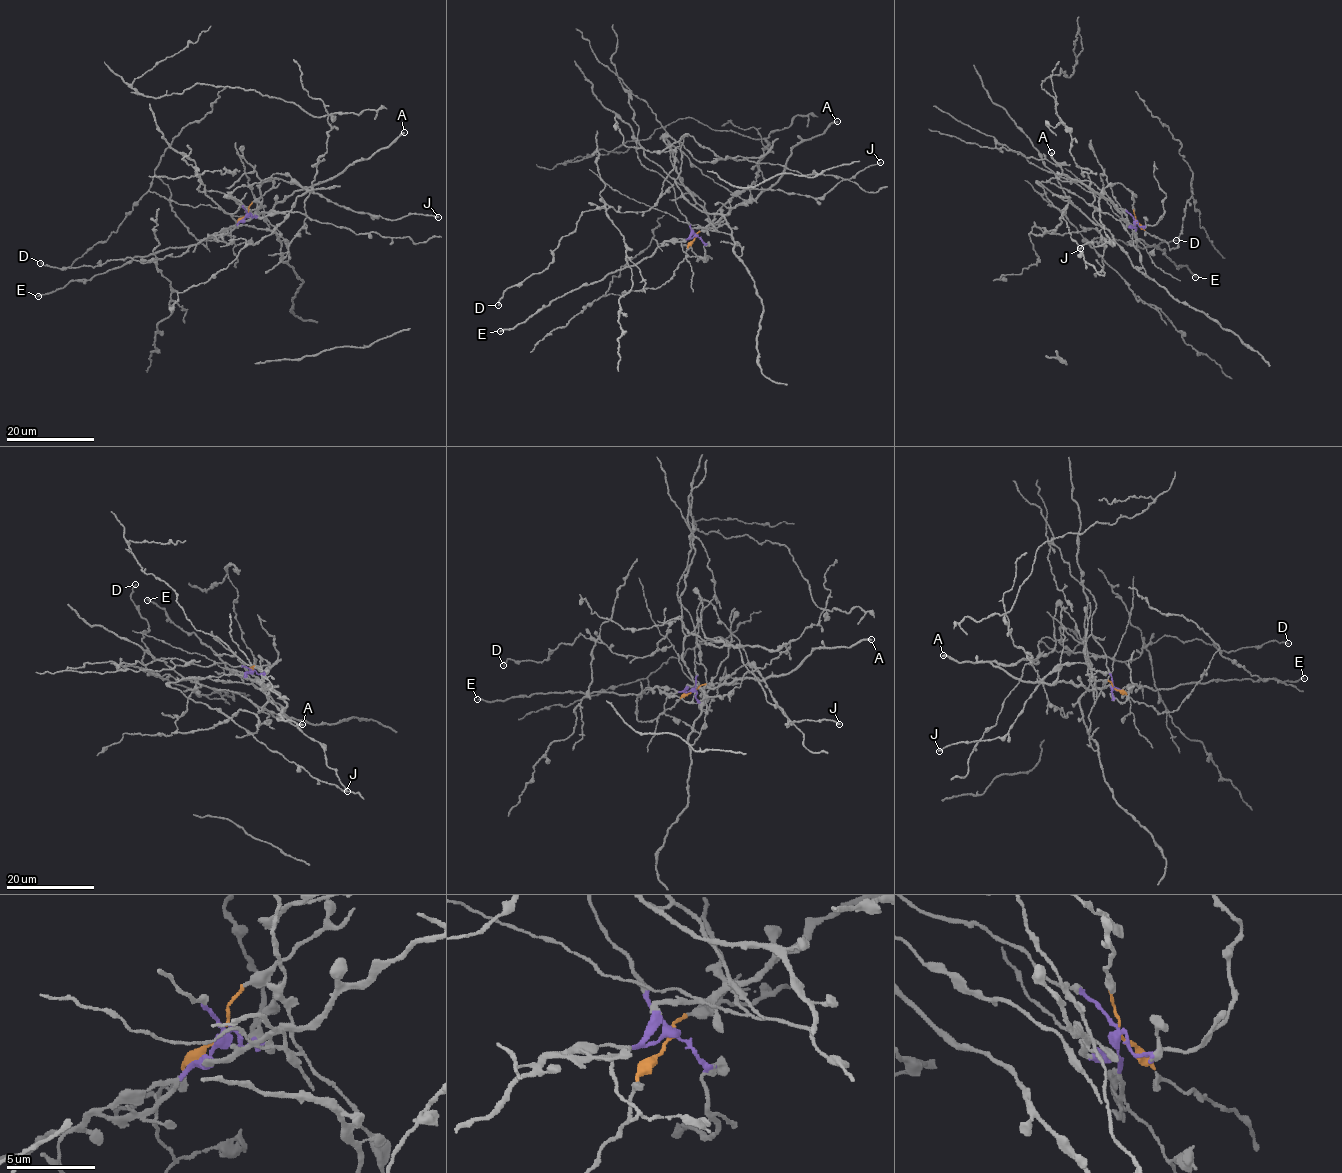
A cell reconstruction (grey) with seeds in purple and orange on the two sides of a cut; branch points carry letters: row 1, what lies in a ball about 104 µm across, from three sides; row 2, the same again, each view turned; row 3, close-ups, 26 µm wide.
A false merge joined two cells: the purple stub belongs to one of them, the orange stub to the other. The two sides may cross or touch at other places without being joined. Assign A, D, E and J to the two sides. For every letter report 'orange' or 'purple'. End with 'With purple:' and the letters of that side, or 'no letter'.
A: purple
D: purple
E: purple
J: purple
With purple: A, D, E, J

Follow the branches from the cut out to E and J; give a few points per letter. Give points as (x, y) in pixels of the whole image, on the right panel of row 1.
E: (1135, 222), (1134, 235), (1164, 248), (1167, 257), (1196, 277)
J: (1135, 222), (1134, 228), (1127, 228), (1104, 194), (1099, 201), (1100, 217), (1108, 242), (1080, 248)

